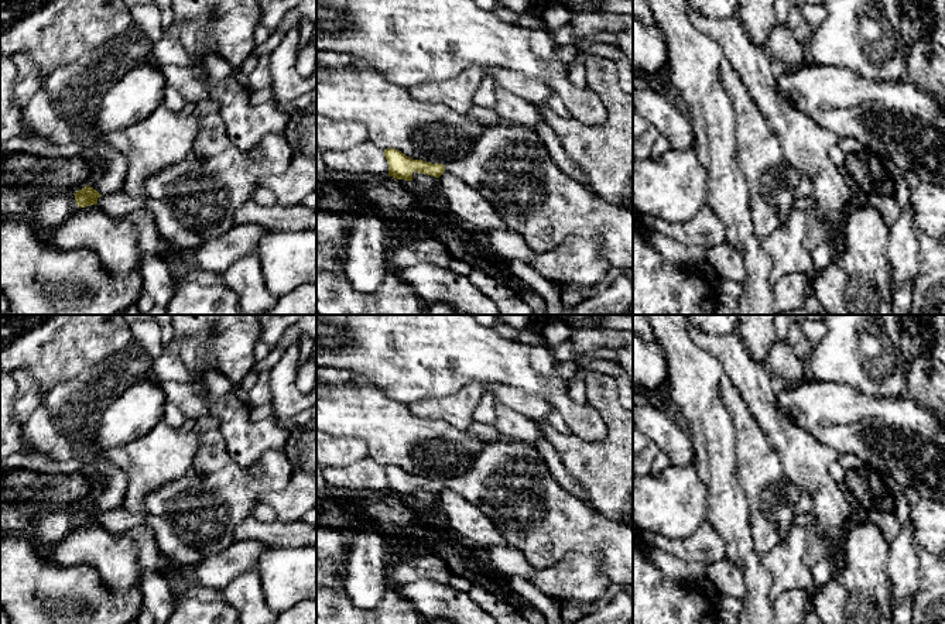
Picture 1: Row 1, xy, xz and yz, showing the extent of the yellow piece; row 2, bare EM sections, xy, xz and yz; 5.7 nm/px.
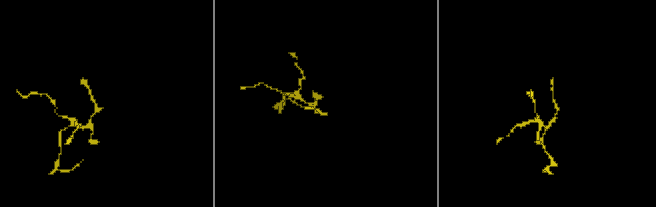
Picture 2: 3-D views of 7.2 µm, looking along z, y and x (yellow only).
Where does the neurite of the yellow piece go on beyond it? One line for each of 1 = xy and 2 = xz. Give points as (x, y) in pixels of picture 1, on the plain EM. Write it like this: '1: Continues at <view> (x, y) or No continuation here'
1: No continuation here
2: Continues at xz (510, 483)

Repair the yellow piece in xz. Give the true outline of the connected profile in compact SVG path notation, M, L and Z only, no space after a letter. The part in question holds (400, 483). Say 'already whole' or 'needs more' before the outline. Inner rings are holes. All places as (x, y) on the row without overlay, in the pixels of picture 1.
needs more; M500 438L486 443L473 467L462 477L432 480L412 476L396 464L384 466L388 491L412 497L412 490L439 494L445 487L473 503L501 532L506 544L523 553L533 569L547 569L566 553L596 555L610 583L633 587L633 528L602 515L554 479L535 446Z

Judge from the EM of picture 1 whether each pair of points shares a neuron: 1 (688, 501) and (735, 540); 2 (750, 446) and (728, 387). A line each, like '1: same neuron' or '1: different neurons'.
1: different neurons
2: same neuron

